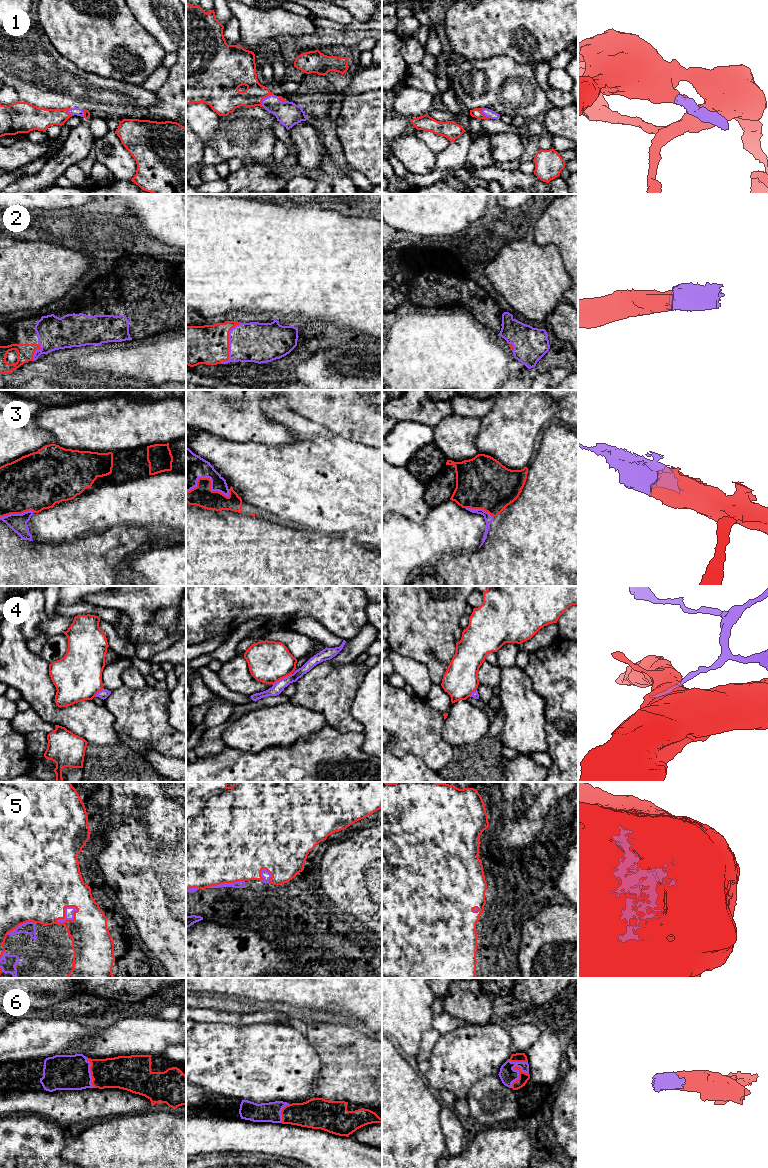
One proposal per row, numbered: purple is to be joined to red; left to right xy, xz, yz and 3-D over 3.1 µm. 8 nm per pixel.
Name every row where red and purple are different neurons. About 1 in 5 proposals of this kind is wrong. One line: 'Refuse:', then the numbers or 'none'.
Refuse: 4

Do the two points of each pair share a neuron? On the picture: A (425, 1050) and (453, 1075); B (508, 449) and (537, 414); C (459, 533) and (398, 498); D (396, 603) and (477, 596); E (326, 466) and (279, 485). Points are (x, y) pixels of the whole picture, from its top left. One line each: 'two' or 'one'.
A: two
B: one
C: two
D: two
E: one

